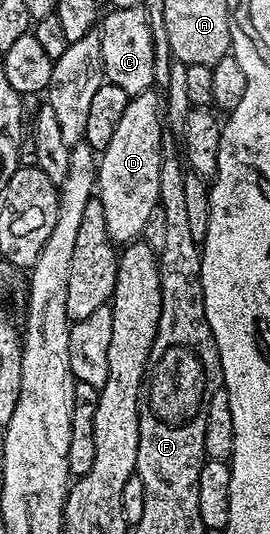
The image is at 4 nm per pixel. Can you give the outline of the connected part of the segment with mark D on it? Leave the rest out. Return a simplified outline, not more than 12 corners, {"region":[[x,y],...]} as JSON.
{"region":[[133,95],[102,152],[96,191],[113,243],[160,201],[162,99]]}

